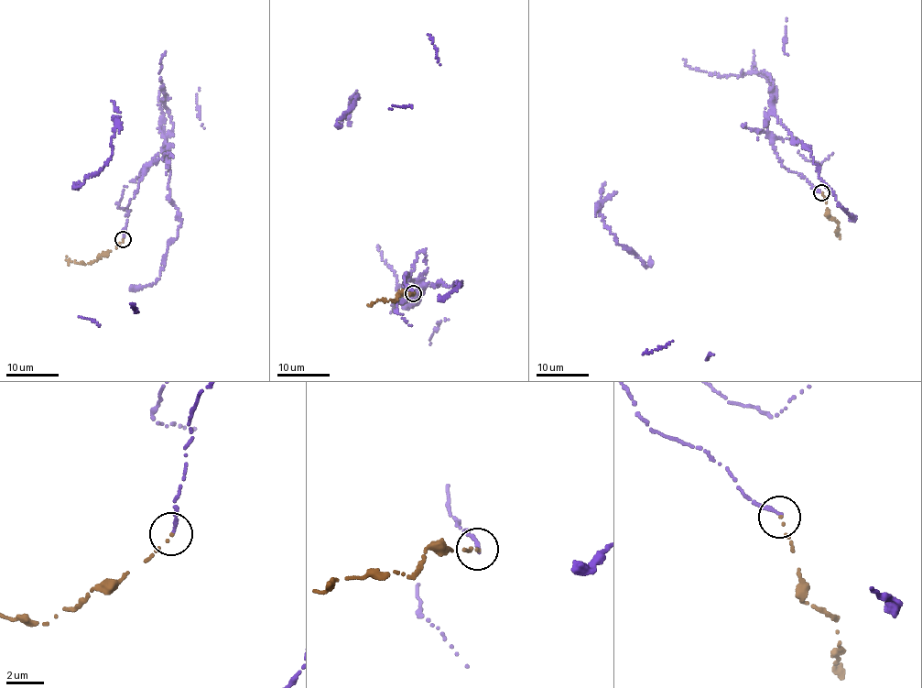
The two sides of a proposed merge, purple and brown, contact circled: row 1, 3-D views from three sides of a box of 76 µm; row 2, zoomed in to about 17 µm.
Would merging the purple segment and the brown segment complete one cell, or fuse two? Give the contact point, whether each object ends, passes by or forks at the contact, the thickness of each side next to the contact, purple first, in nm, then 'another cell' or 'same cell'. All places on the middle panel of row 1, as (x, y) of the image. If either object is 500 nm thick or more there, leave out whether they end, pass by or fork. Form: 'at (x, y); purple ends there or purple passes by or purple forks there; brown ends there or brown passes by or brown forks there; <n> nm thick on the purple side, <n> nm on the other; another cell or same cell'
at (413, 293); purple ends there; brown ends there; 200 nm thick on the purple side, 130 nm on the other; another cell

